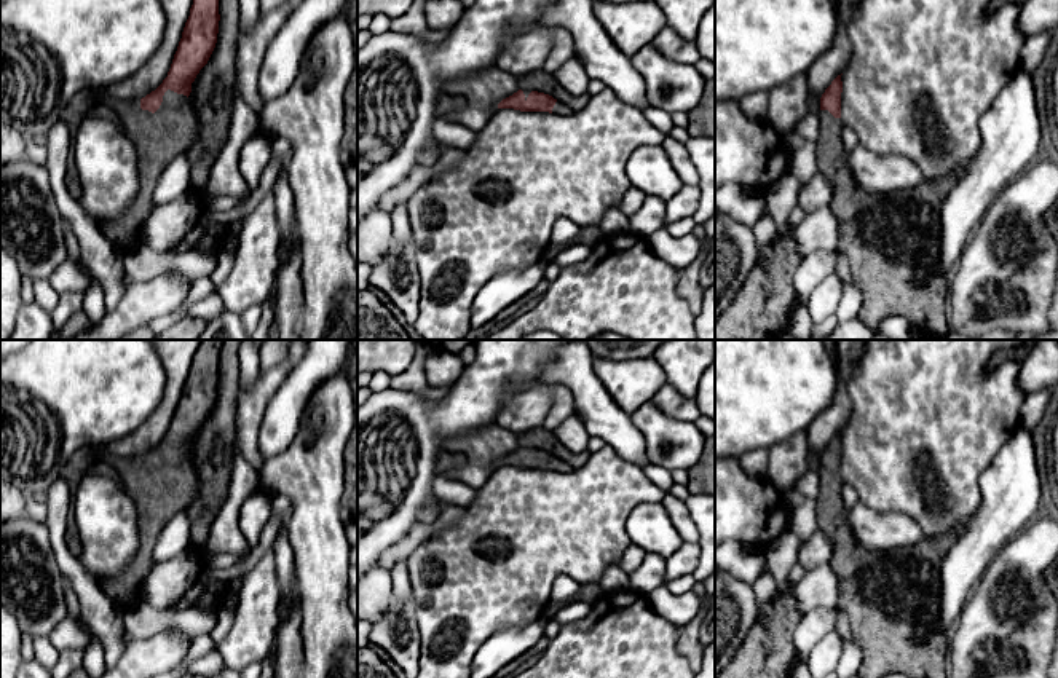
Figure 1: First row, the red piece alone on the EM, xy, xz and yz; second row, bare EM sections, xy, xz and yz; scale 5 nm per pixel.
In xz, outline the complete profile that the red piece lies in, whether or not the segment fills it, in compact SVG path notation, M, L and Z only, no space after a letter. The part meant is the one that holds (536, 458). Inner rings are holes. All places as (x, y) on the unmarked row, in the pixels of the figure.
M522 447L503 456L498 461L498 466L514 466L520 469L549 469L557 472L565 472L571 469L570 464L559 459L549 451L538 448L522 448Z

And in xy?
M201 340L168 434L155 448L142 456L116 458L104 453L102 445L83 447L59 472L75 493L89 466L109 464L136 506L140 538L136 555L124 571L97 582L123 611L142 598L144 579L156 565L152 552L158 534L176 514L191 504L199 488L196 466L188 453L217 400L223 341Z

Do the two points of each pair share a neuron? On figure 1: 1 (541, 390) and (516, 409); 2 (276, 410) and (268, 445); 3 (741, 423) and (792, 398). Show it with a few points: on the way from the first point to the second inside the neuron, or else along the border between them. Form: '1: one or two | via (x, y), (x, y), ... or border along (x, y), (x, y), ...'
1: one | via (535, 396), (522, 409)
2: one | via (276, 418), (275, 437)
3: one | via (754, 410), (766, 398), (779, 398)

